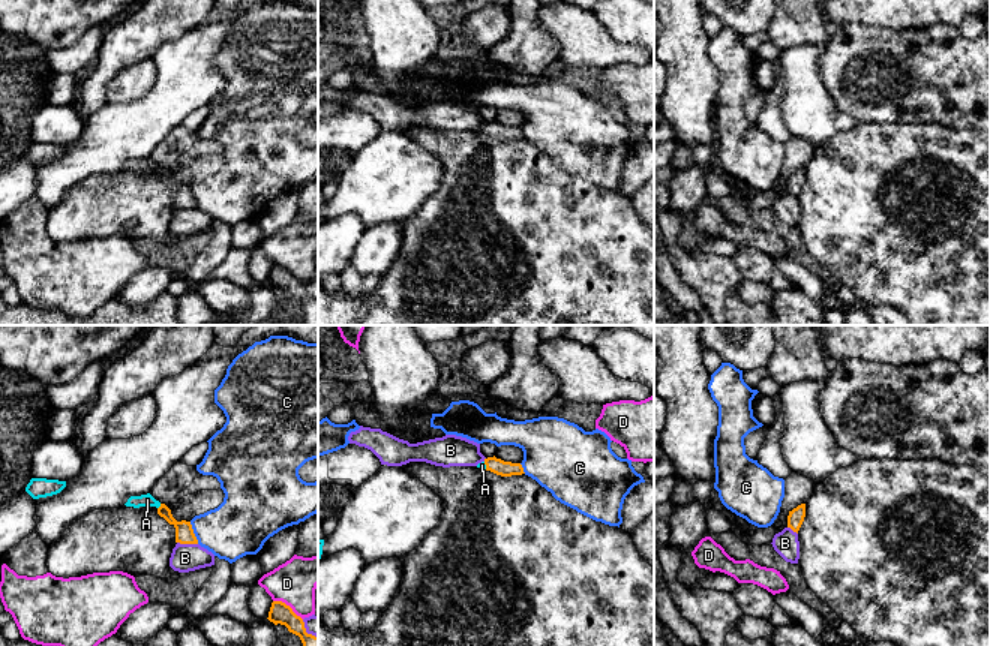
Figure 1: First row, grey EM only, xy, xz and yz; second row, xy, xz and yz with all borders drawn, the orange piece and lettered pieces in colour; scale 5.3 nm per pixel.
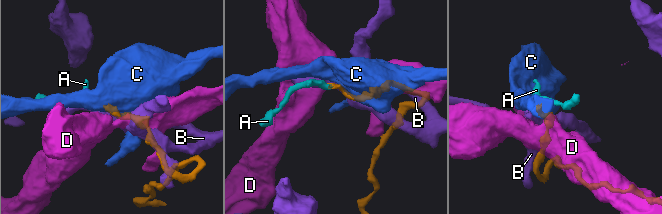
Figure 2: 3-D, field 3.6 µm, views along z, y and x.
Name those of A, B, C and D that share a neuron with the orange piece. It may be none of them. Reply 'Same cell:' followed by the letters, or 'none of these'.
Same cell: A

